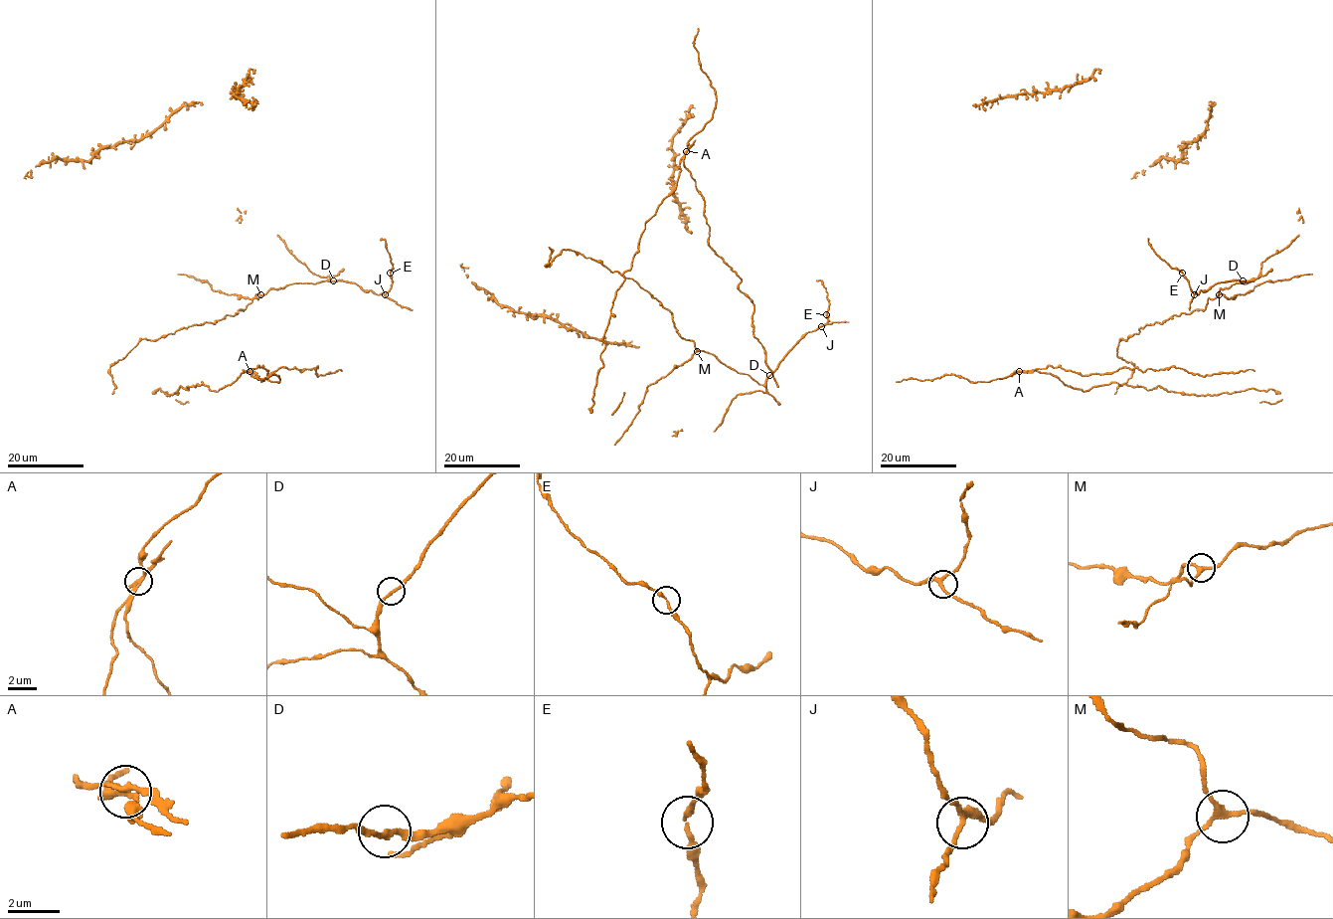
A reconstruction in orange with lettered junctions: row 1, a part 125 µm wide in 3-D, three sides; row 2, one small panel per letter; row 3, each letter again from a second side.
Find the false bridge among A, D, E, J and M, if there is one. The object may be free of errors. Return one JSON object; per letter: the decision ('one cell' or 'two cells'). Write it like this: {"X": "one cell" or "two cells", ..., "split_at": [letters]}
{"A": "two cells", "D": "one cell", "E": "one cell", "J": "one cell", "M": "one cell", "split_at": ["A"]}

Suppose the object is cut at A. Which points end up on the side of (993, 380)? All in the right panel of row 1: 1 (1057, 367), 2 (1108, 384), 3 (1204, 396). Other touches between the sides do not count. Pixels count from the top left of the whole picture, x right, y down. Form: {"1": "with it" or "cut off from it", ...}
{"1": "with it", "2": "cut off from it", "3": "cut off from it"}

